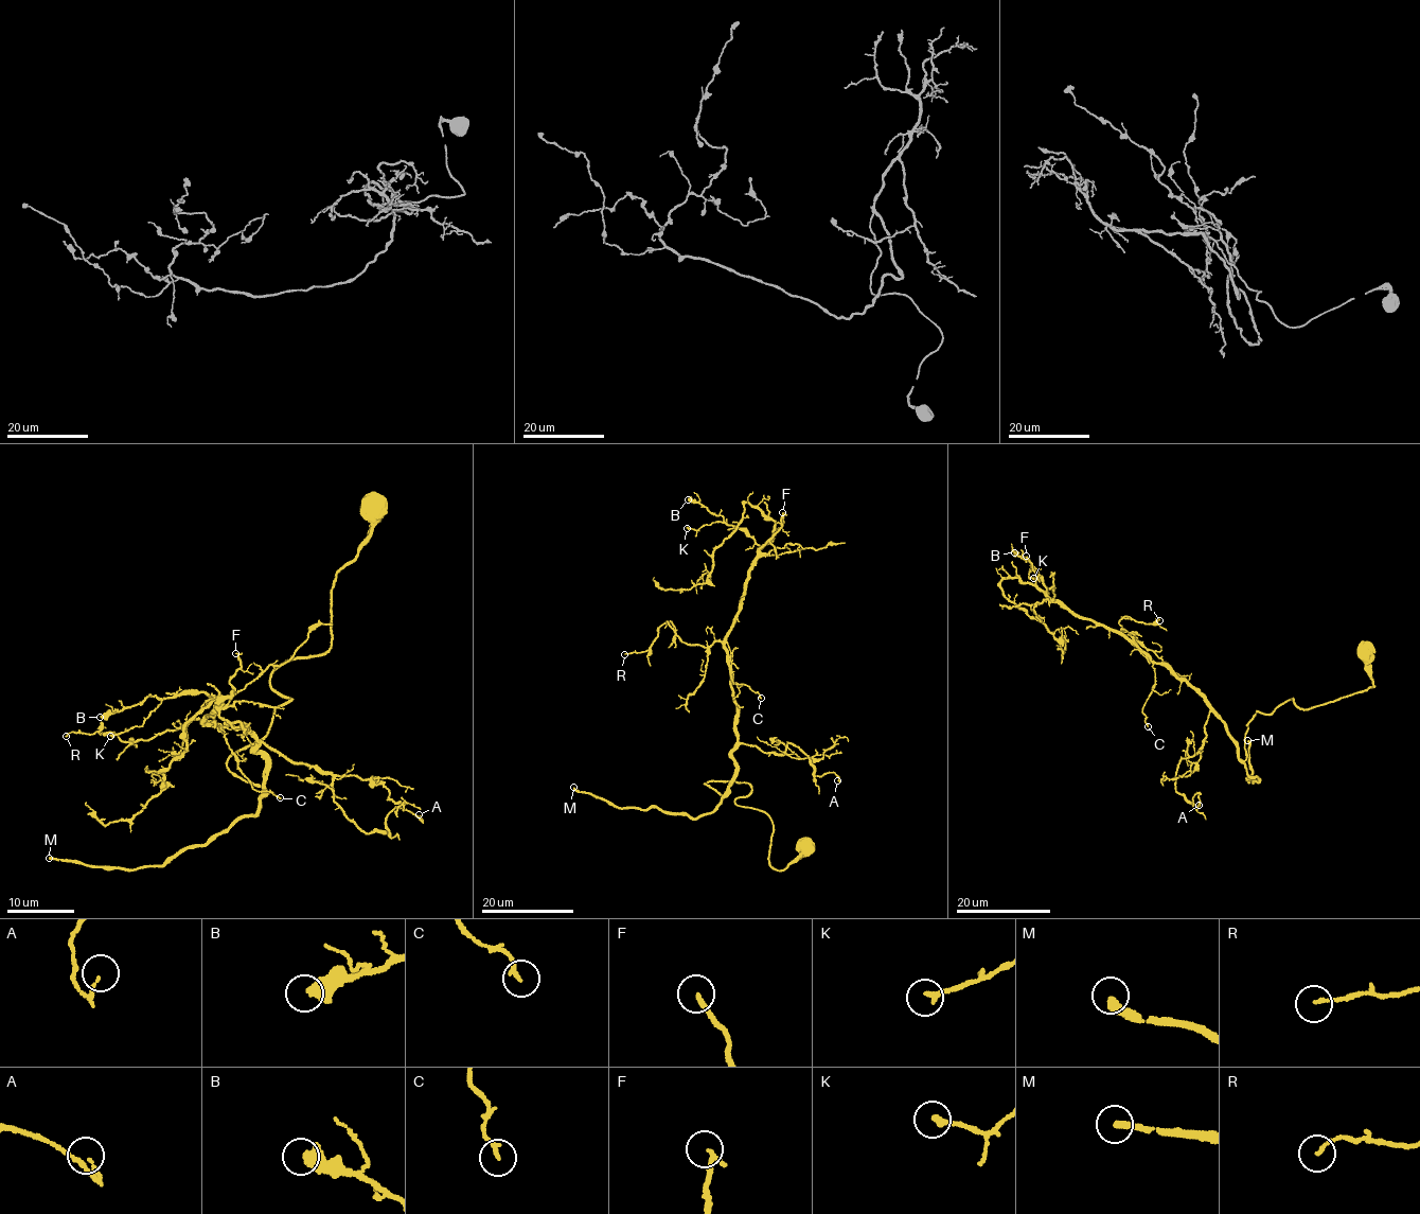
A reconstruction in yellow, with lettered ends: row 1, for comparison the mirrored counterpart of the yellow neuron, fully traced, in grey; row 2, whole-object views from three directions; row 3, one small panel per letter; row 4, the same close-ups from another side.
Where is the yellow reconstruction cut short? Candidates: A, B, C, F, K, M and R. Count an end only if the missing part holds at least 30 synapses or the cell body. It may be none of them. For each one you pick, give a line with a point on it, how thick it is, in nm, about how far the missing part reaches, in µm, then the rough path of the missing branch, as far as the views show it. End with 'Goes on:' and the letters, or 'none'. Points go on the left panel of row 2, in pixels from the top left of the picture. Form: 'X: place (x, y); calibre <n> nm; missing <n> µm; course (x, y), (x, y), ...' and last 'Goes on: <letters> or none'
M: place (49, 858); calibre 320 nm; missing 90 µm
Goes on: M

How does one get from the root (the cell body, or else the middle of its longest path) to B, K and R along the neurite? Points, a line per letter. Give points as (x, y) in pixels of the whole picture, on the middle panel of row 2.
B: (802, 847), (770, 866), (751, 787), (705, 785), (734, 772), (727, 636), (760, 546), (688, 499)
K: (802, 847), (770, 866), (751, 787), (705, 785), (734, 772), (727, 636), (760, 546), (687, 528)
R: (802, 847), (770, 866), (751, 787), (705, 785), (735, 767), (721, 643), (669, 621), (624, 654)

